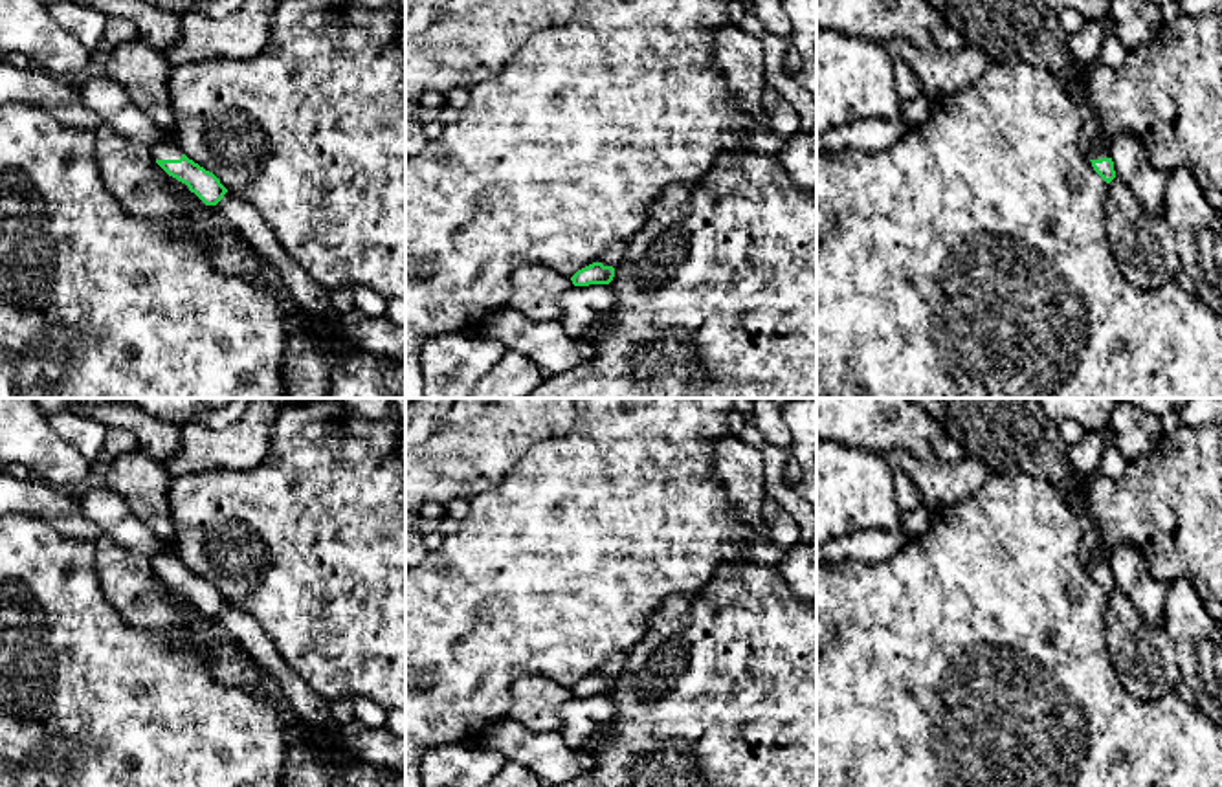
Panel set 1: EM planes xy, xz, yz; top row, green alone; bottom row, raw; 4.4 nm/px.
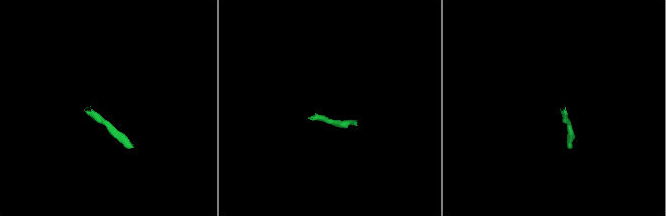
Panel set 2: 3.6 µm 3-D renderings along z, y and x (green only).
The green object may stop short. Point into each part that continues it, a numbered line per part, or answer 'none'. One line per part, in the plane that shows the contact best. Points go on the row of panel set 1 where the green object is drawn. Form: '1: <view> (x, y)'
1: xy (167, 149)

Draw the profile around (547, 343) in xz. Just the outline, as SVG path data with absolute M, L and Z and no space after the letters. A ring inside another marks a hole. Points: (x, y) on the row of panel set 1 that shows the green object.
M508 306L490 312L477 332L501 341L508 350L528 356L543 380L567 372L594 356L594 349L571 338L560 321L538 323Z

